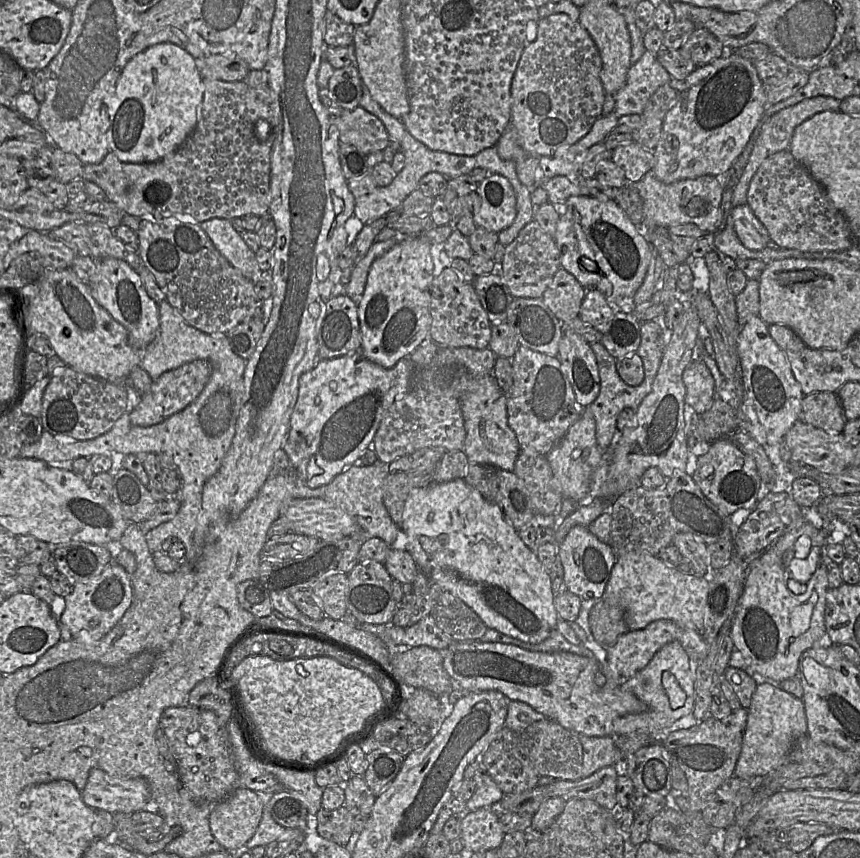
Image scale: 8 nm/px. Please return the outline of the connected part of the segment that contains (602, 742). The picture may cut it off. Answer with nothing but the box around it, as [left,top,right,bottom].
[578,734,621,778]

